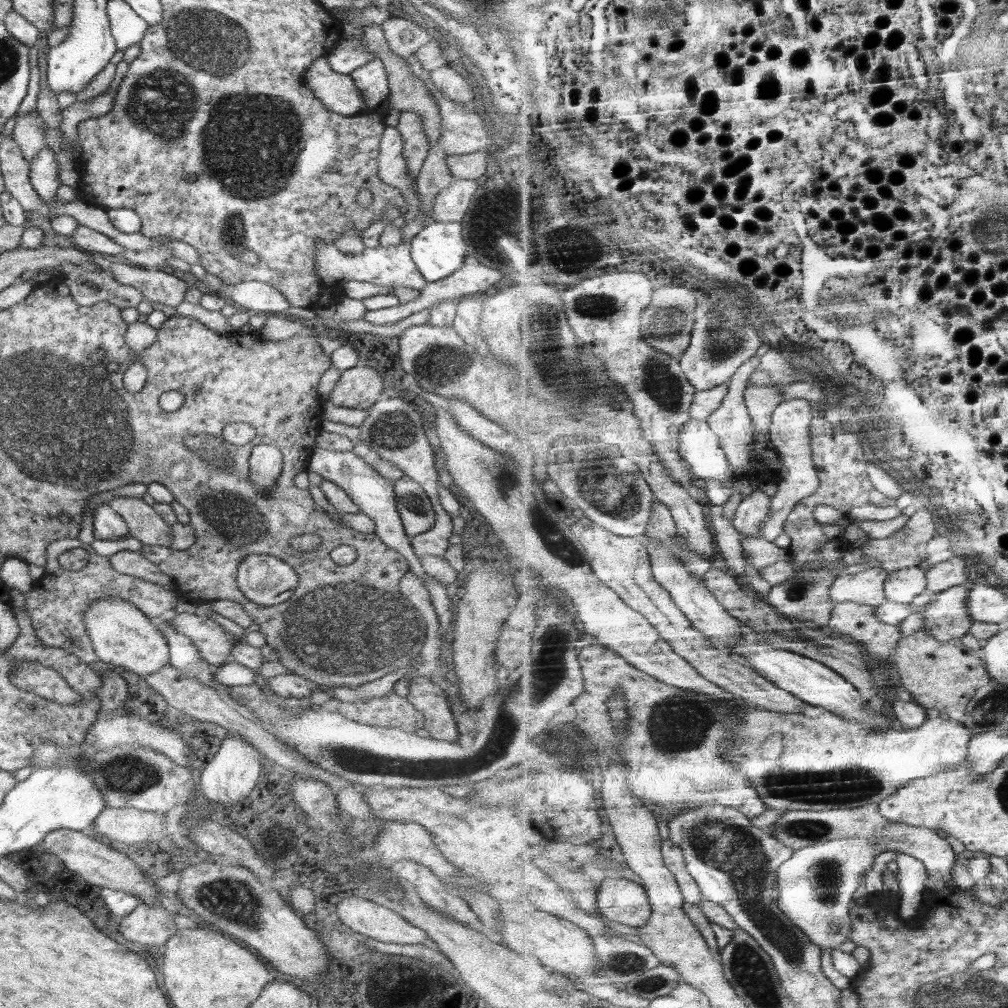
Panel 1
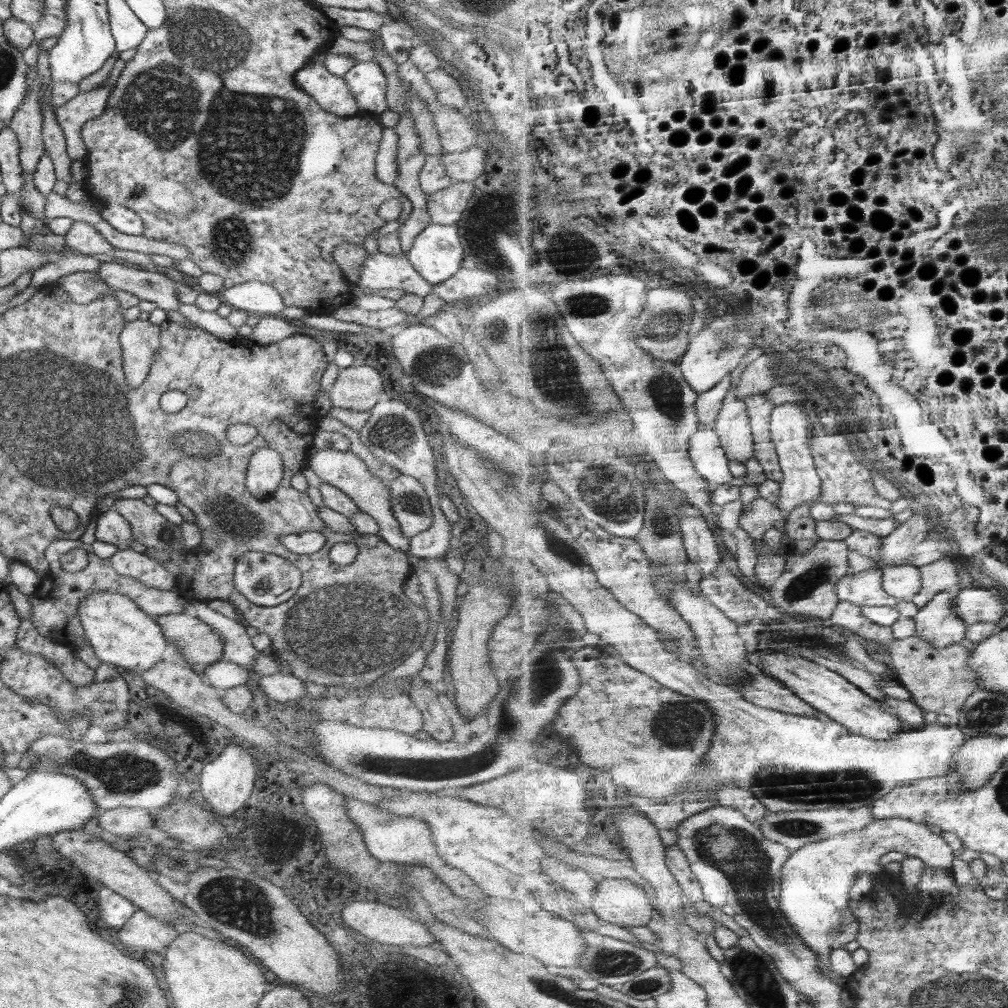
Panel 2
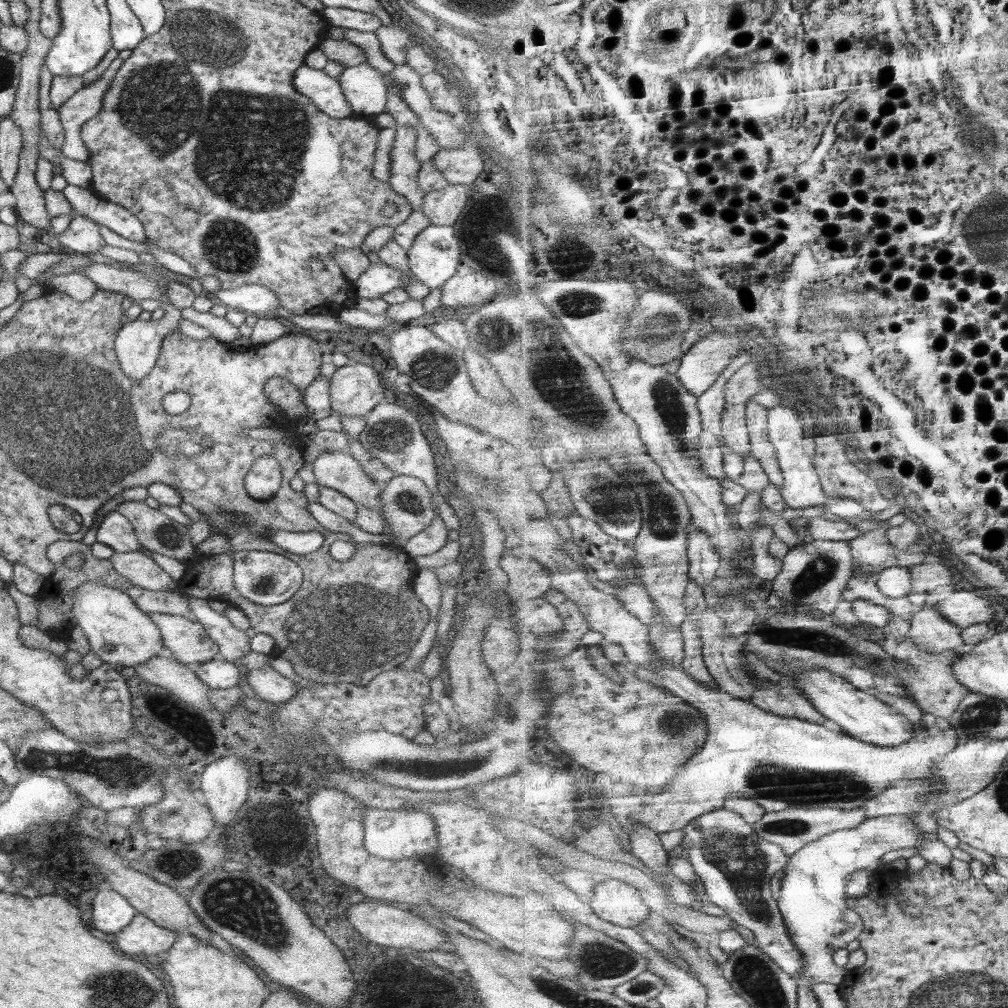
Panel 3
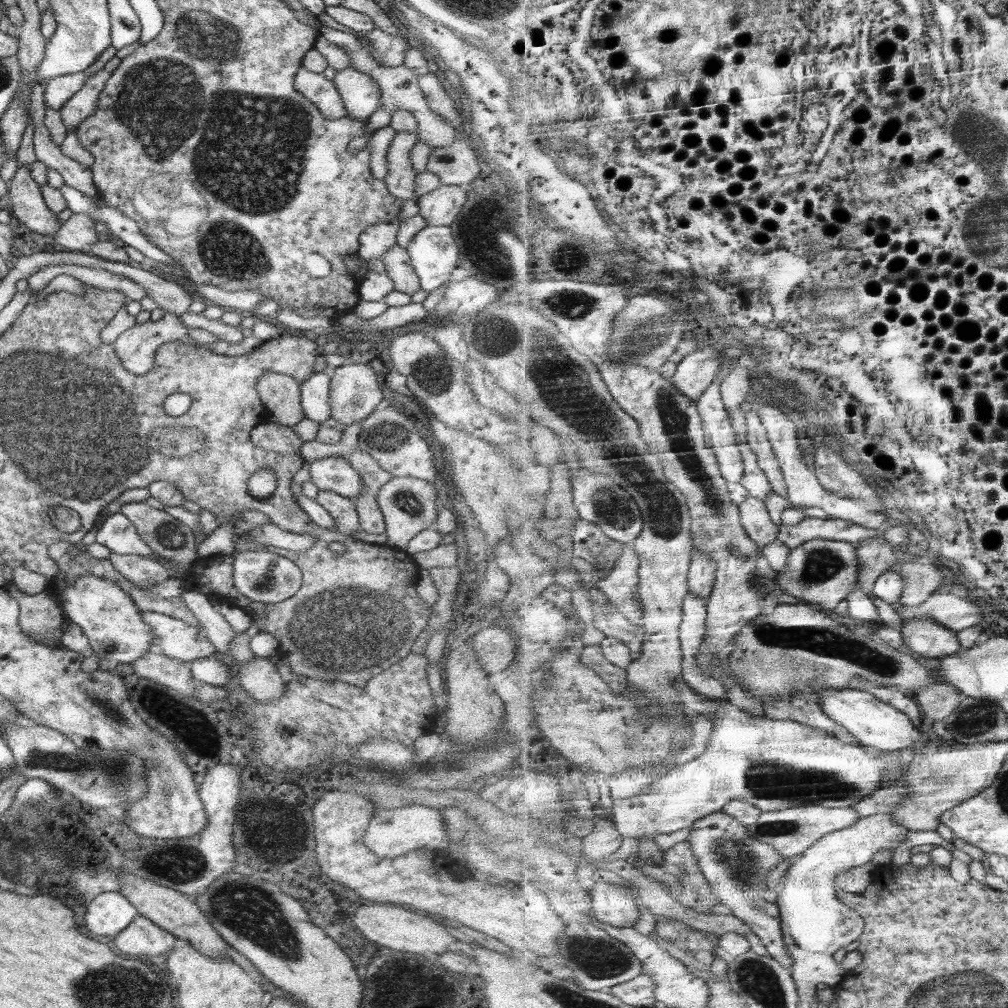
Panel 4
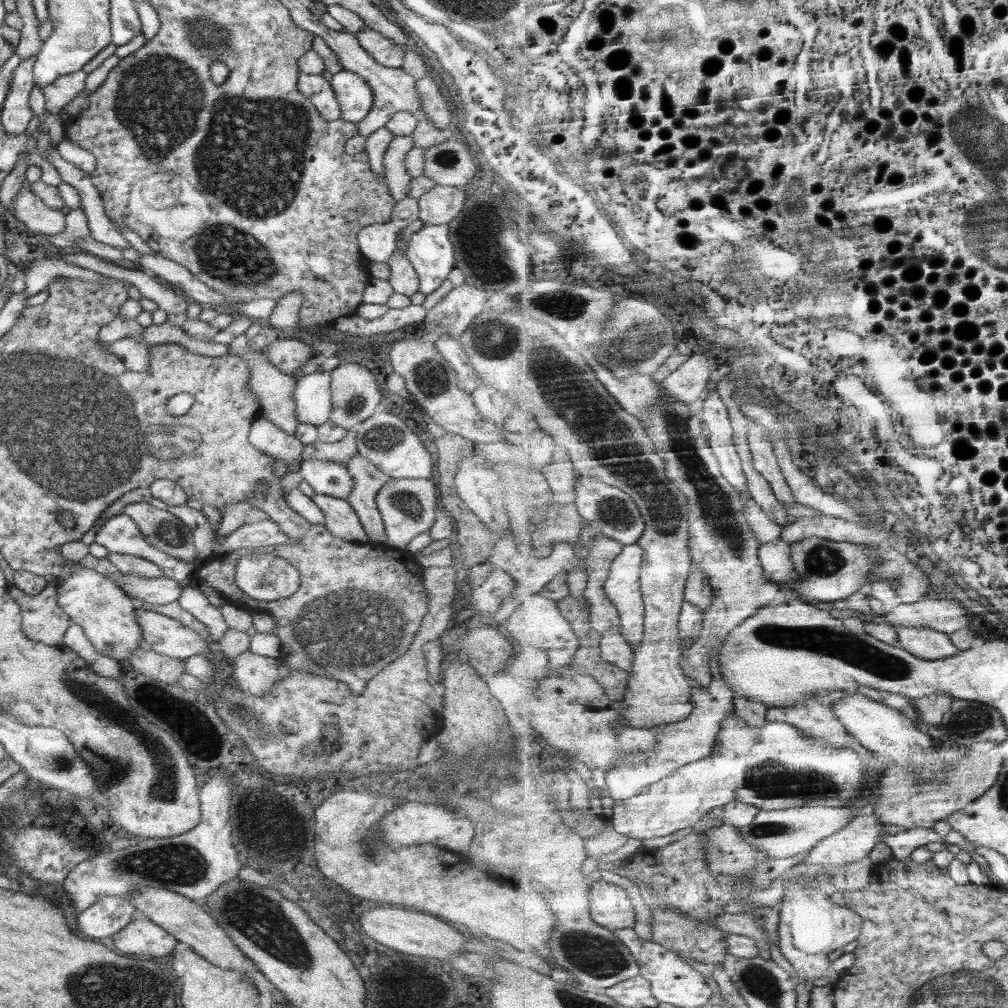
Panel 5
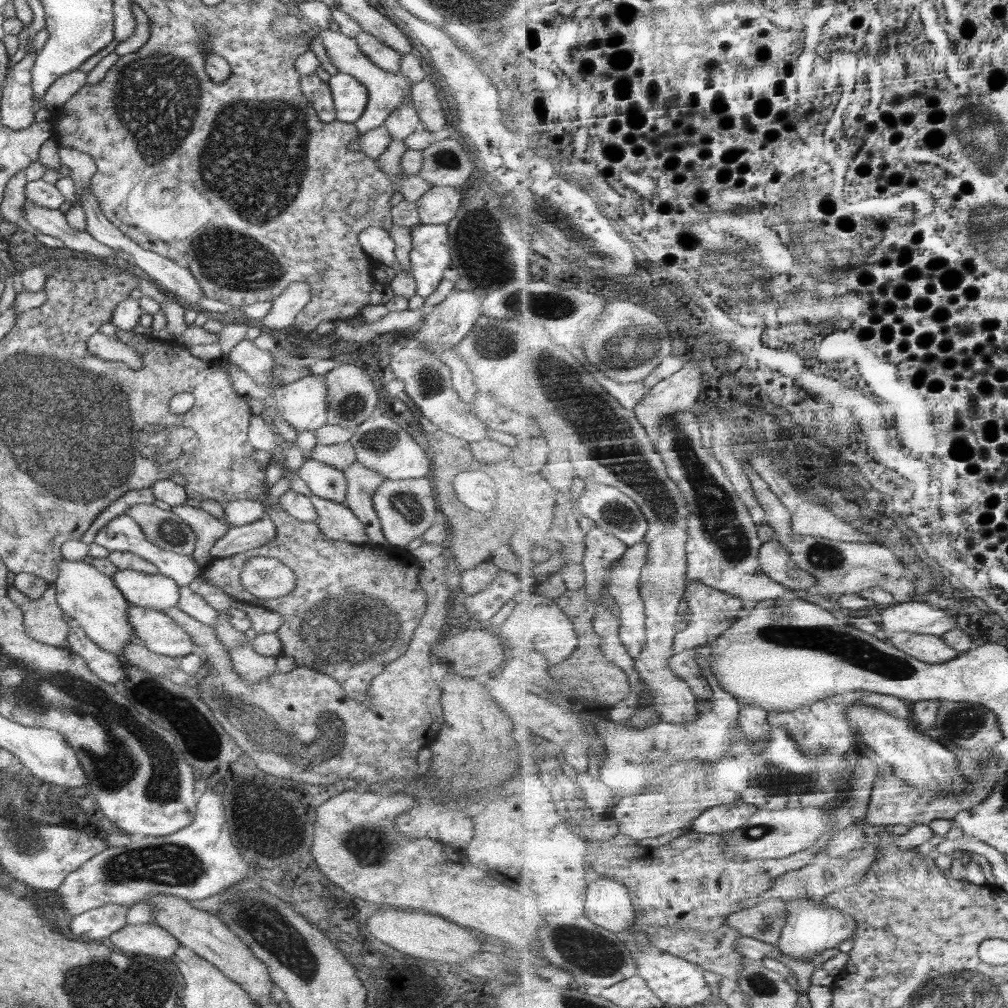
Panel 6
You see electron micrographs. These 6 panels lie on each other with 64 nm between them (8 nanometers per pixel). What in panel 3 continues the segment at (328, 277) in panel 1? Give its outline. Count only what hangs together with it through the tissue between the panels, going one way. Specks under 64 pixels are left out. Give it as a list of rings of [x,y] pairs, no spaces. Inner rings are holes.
[[[383,260],[371,263],[353,283],[356,296],[360,298],[381,298],[391,290],[404,288],[409,298],[422,301],[430,291],[412,272],[392,268],[384,264]]]

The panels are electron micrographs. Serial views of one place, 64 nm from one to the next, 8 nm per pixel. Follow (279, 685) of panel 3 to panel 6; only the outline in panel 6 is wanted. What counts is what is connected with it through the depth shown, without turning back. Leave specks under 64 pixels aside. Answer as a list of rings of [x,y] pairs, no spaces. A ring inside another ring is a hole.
[[[250,643],[229,650],[233,669],[247,683],[257,683],[277,671],[276,657],[258,654]]]

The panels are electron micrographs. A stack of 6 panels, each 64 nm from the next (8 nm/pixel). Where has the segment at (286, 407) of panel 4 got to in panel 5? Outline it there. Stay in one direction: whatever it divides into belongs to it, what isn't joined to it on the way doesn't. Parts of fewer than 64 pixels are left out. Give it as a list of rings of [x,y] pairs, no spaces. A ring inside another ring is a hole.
[[[234,334],[230,354],[232,354],[232,357],[236,357],[236,359],[244,359],[251,367],[249,370],[250,390],[259,396],[258,401],[259,407],[261,408],[260,416],[272,422],[280,431],[295,435],[298,424],[300,423],[298,423],[297,416],[295,415],[295,402],[291,394],[294,388],[296,388],[297,380],[293,376],[280,372],[278,368],[266,360],[266,356],[260,354],[260,351],[252,352],[252,350],[248,348],[248,340],[245,334]]]

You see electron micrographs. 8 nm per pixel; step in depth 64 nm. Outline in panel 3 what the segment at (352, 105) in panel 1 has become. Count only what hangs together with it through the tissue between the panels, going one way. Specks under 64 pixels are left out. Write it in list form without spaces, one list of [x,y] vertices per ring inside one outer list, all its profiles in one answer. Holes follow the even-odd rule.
[[[305,64],[294,73],[293,86],[328,116],[334,118],[353,116],[340,83],[323,70],[314,70]]]

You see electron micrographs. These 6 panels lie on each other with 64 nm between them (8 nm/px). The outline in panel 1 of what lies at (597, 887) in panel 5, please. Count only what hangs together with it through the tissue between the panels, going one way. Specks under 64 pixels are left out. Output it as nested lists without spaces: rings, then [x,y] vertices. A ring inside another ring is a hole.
[[[605,879],[600,885],[598,912],[608,920],[633,927],[646,926],[653,918],[653,904],[646,885],[627,879]]]

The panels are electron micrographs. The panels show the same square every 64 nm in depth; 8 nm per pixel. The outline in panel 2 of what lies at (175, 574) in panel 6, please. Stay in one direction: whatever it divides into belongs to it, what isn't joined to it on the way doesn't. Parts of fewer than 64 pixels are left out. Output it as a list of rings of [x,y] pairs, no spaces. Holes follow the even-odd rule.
[[[113,508],[100,514],[96,522],[95,540],[113,544],[119,549],[130,549],[133,541],[133,532],[129,522]]]

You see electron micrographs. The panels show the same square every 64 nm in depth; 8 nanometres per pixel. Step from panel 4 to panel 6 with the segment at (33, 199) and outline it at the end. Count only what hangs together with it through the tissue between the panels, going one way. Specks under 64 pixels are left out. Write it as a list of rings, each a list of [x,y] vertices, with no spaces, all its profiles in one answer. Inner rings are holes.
[[[25,198],[23,206],[24,218],[38,233],[59,238],[64,246],[71,251],[88,252],[101,256],[112,262],[117,256],[117,251],[101,242],[83,230],[72,228],[60,209],[48,209],[38,206]]]

